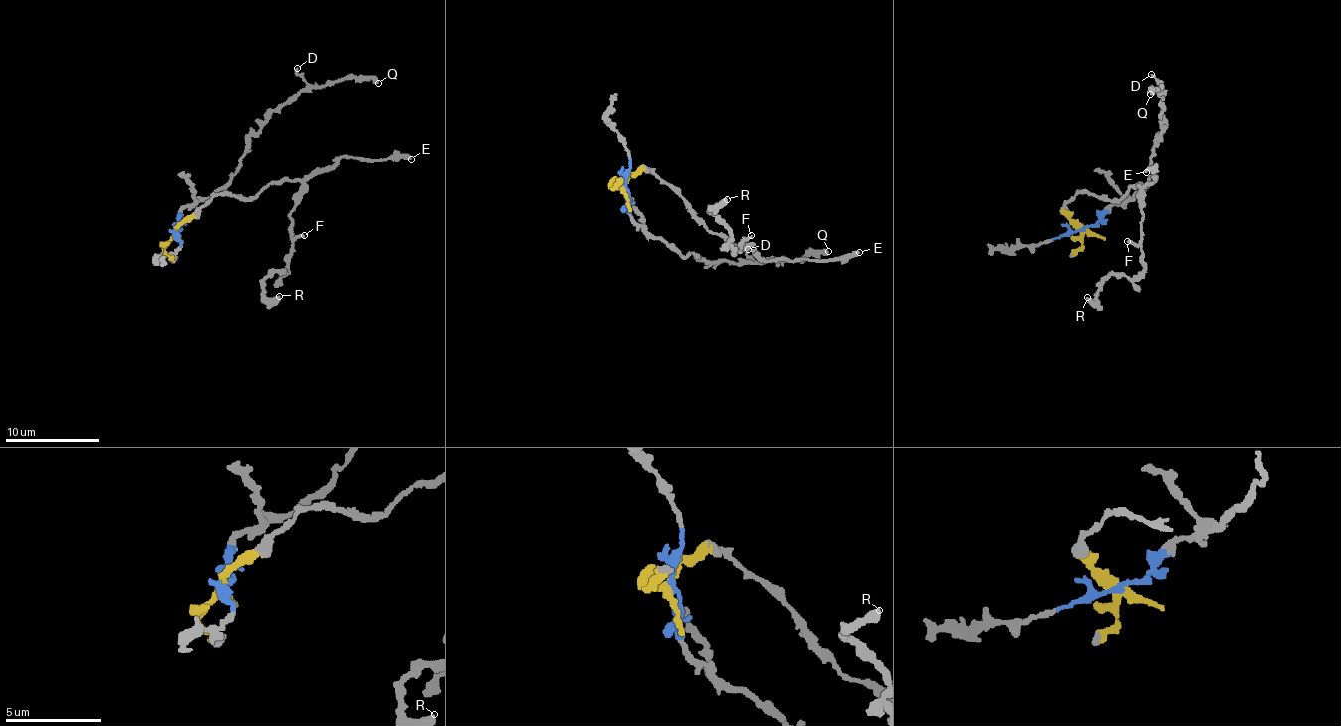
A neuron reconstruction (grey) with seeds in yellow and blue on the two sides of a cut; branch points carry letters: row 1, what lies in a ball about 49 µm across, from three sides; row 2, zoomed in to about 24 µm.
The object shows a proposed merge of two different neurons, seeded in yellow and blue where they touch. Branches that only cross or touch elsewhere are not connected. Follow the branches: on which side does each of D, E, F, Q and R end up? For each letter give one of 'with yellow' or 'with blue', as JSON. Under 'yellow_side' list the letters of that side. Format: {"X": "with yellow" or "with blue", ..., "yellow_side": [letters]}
{"D": "with blue", "E": "with yellow", "F": "with yellow", "Q": "with blue", "R": "with yellow", "yellow_side": ["E", "F", "R"]}

